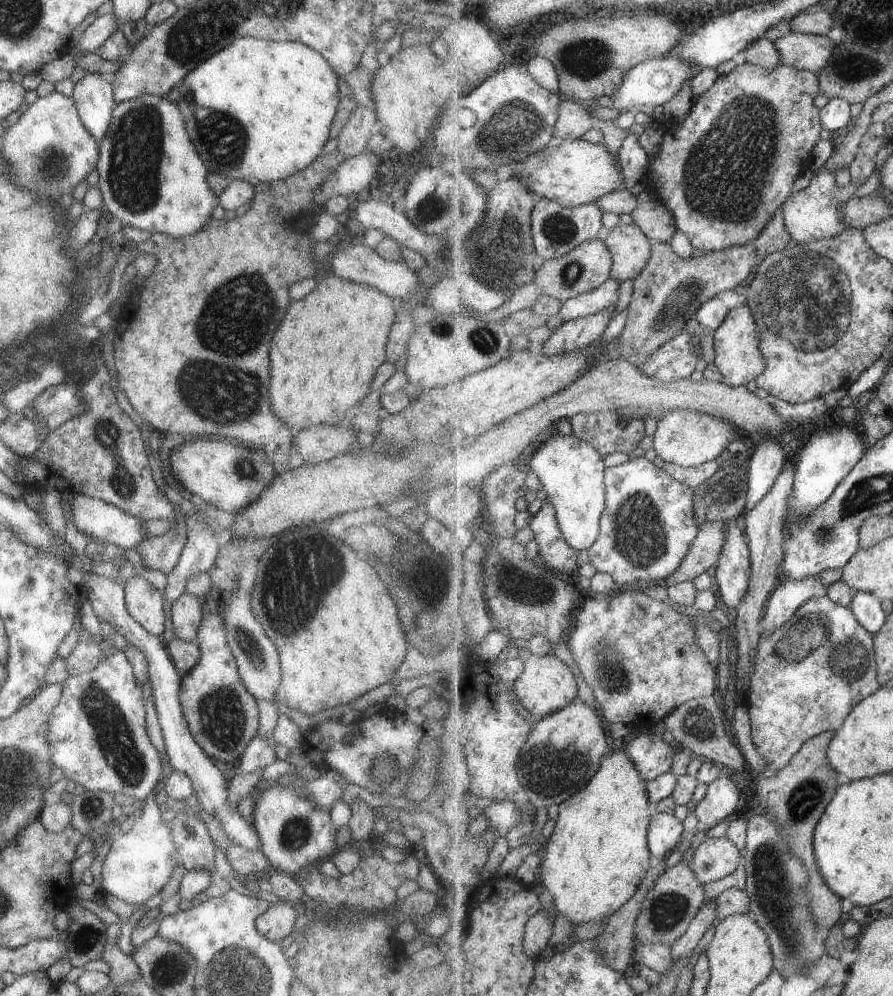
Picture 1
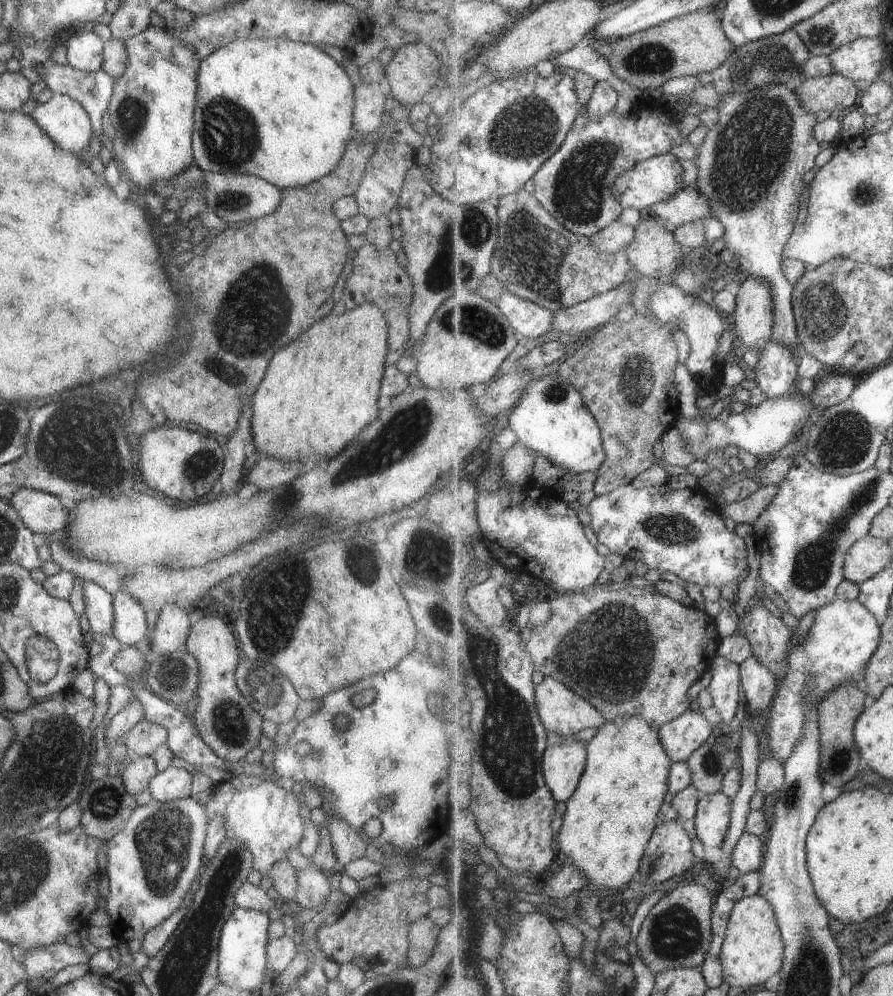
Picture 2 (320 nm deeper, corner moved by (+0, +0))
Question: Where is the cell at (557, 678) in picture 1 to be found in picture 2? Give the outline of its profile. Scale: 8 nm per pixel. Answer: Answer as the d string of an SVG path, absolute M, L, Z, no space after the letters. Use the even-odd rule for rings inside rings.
M553 677L545 678L536 686L536 703L545 728L565 737L577 736L581 730L587 728L600 729L607 722L596 706Z

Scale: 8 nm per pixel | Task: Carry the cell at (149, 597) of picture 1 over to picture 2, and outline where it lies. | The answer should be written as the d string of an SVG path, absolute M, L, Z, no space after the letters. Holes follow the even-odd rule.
M119 589L112 594L113 628L111 634L121 649L135 645L148 632L145 608L130 593Z

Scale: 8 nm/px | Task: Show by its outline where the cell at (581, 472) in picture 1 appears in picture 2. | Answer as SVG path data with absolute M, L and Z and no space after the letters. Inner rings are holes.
M559 372L533 380L514 408L509 423L518 442L525 444L530 451L545 456L545 460L549 458L568 476L597 473L604 466L606 453L601 428L588 406L585 406L581 392L571 382L565 382Z

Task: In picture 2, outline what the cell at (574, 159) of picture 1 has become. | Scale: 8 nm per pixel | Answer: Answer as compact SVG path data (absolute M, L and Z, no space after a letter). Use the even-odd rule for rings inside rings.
M673 154L660 155L650 160L643 160L633 166L633 170L623 172L617 182L613 184L613 194L616 194L617 202L620 202L624 208L631 207L638 209L645 215L649 206L663 202L671 196L675 196L679 190L686 188L683 182L683 166Z

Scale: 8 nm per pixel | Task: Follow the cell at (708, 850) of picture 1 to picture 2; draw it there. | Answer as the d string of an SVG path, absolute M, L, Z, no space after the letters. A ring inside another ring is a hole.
M745 832L732 852L732 864L741 874L759 871L765 853L765 843L761 837Z

